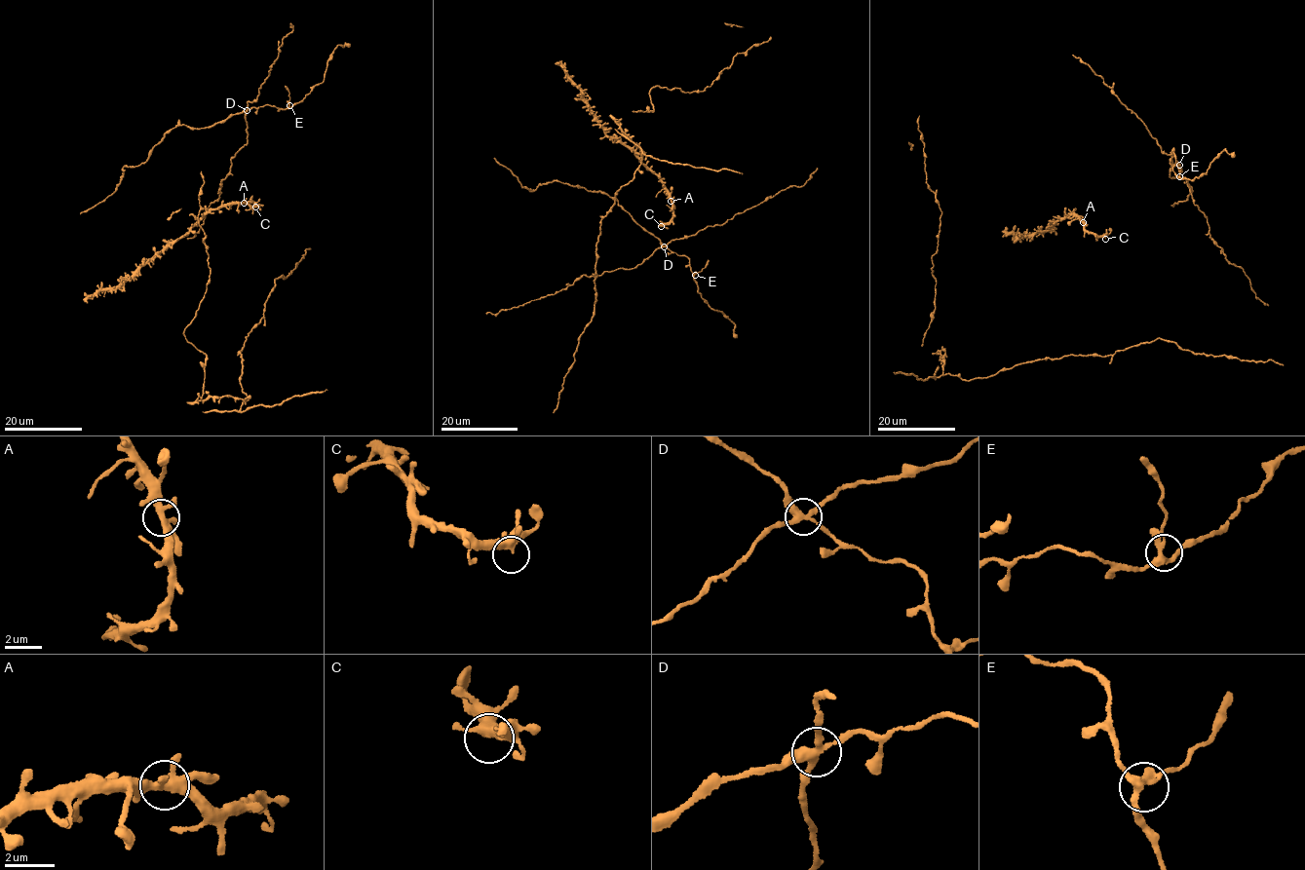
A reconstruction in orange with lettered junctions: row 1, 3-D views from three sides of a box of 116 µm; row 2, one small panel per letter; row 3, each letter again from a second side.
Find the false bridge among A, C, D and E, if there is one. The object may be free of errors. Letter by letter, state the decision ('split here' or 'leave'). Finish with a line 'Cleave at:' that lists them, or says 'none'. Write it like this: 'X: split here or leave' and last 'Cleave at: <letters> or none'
A: leave
C: leave
D: split here
E: leave
Cleave at: D

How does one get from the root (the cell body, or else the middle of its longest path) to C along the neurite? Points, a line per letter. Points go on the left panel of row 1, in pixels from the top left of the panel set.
C: (245, 204), (252, 208), (258, 205), (255, 207)

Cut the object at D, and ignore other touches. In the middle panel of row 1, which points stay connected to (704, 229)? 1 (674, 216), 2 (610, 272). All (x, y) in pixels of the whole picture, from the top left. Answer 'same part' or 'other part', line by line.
1: other part
2: same part

